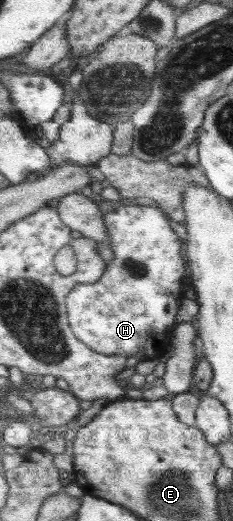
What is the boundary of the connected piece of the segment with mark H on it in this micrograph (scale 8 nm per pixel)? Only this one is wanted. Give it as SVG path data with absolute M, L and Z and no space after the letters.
M120 206L104 215L104 224L114 259L98 281L76 285L66 296L69 326L74 336L96 353L163 359L165 349L171 347L170 333L177 325L175 318L185 297L182 283L188 267L184 242L158 207Z

